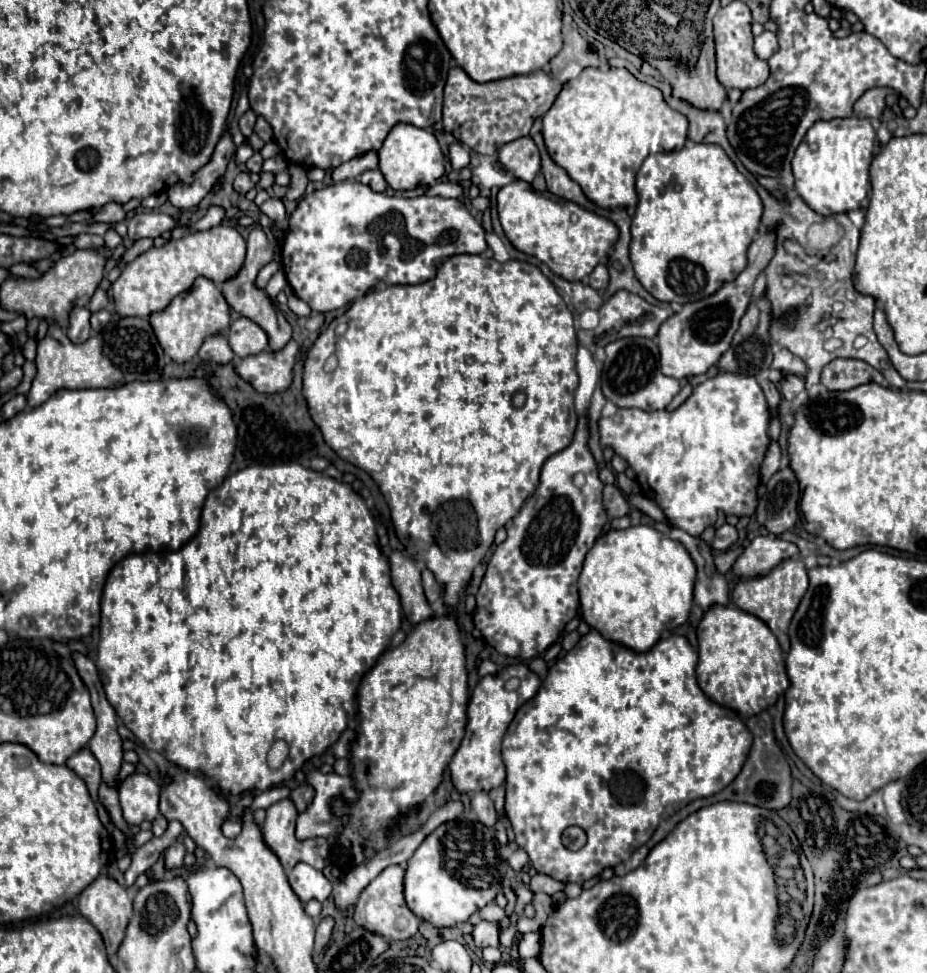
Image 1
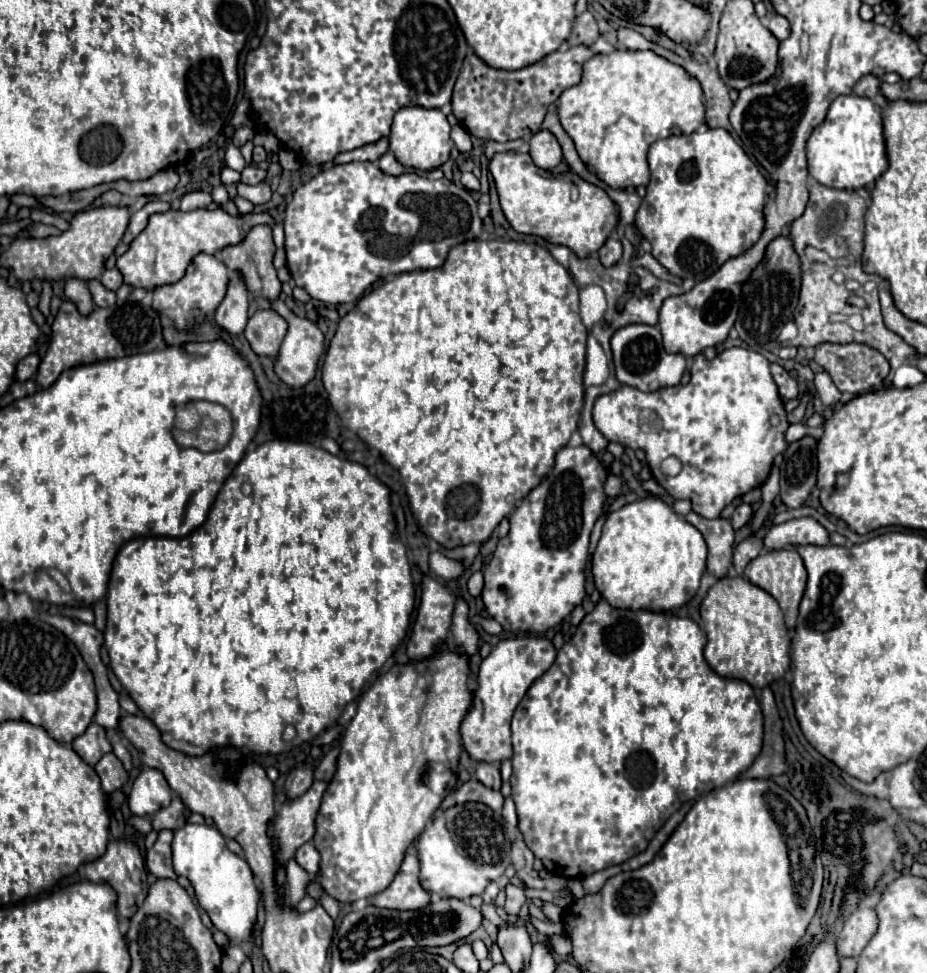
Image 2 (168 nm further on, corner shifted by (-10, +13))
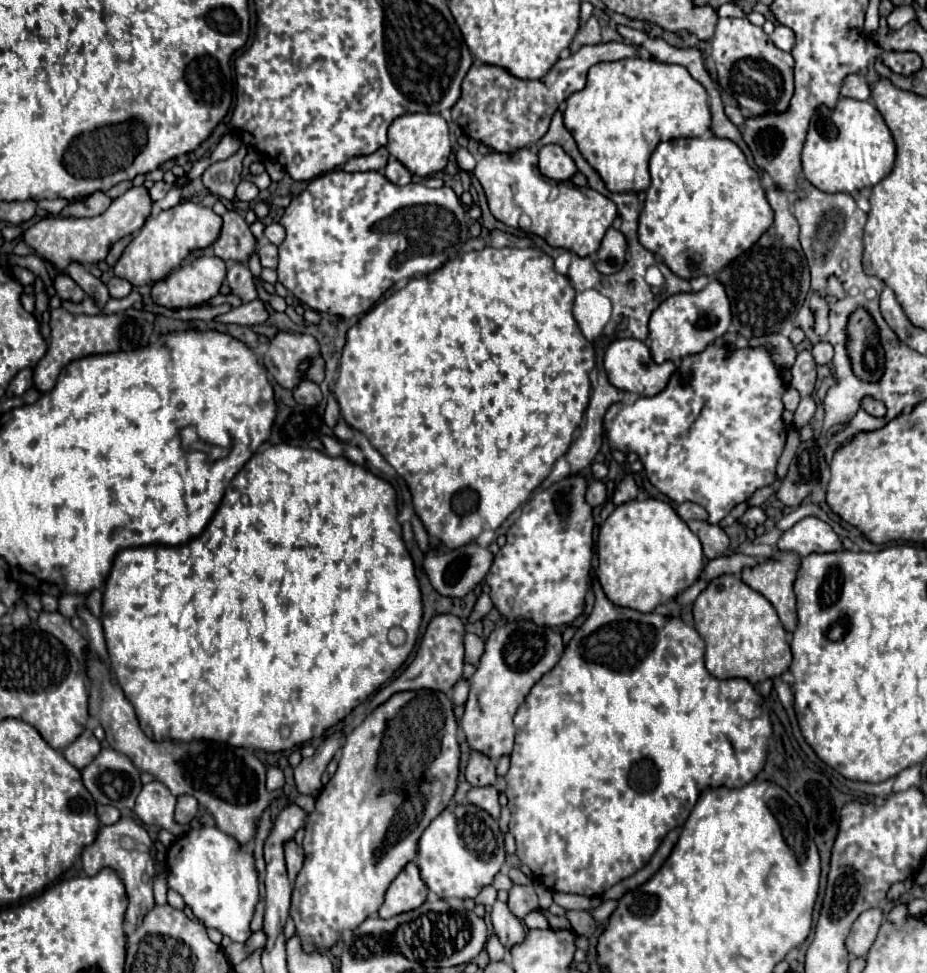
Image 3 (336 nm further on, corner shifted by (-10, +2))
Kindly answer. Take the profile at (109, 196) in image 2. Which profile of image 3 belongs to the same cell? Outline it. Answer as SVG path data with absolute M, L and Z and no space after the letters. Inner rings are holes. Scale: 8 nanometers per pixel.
M97 191L97 193L89 195L89 199L83 201L83 203L67 205L61 211L61 215L63 217L95 217L95 215L101 215L109 205L111 205L111 197L107 197L105 193Z

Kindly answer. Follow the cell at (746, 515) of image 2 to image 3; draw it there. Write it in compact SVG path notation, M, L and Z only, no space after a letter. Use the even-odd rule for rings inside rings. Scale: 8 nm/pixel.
M749 507L749 509L745 511L743 519L741 519L741 523L743 523L745 527L751 527L751 529L755 529L757 525L761 525L763 521L765 521L765 511L763 511L761 507Z

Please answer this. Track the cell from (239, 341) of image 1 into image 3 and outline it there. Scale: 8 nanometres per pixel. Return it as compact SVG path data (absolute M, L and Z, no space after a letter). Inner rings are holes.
M279 331L271 341L263 357L263 365L273 375L273 379L285 387L295 389L299 381L297 365L305 357L313 357L313 367L309 369L309 379L315 383L323 381L323 359L319 355L317 339L311 335L295 335Z

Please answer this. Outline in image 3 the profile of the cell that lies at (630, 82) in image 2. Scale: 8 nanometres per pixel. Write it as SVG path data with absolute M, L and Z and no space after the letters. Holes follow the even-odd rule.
M621 59L613 63L597 63L589 69L587 85L583 91L573 93L565 103L565 127L577 141L581 155L587 163L601 175L605 187L611 193L639 193L647 191L649 177L649 157L661 141L703 137L711 125L707 91L697 83L689 71L681 65L667 65L655 59Z

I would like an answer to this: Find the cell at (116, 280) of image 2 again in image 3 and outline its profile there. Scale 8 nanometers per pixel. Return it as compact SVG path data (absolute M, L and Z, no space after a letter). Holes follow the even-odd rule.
M113 277L109 283L107 283L107 289L109 289L109 295L111 297L127 297L131 293L131 283L125 281L125 279L117 279Z

